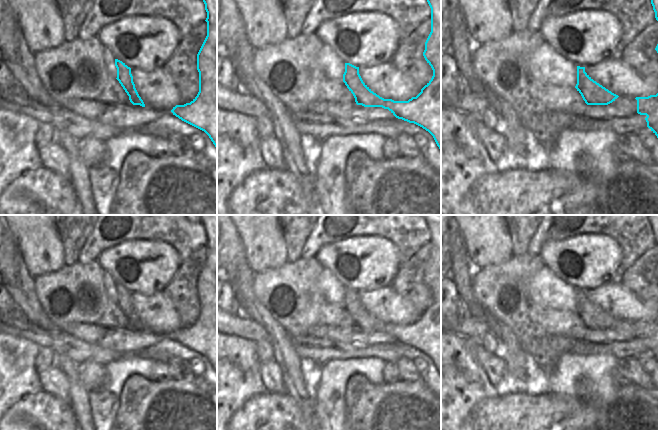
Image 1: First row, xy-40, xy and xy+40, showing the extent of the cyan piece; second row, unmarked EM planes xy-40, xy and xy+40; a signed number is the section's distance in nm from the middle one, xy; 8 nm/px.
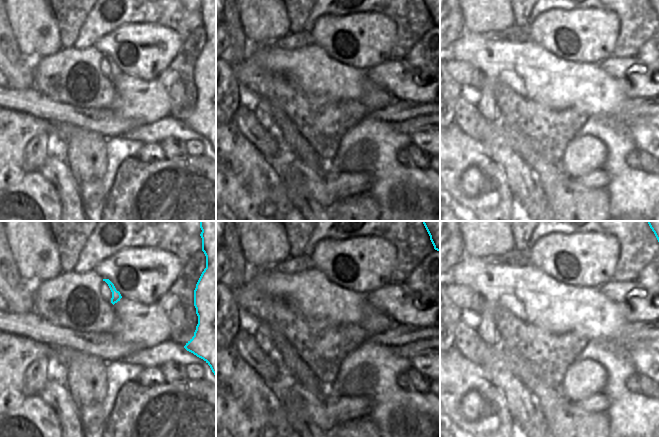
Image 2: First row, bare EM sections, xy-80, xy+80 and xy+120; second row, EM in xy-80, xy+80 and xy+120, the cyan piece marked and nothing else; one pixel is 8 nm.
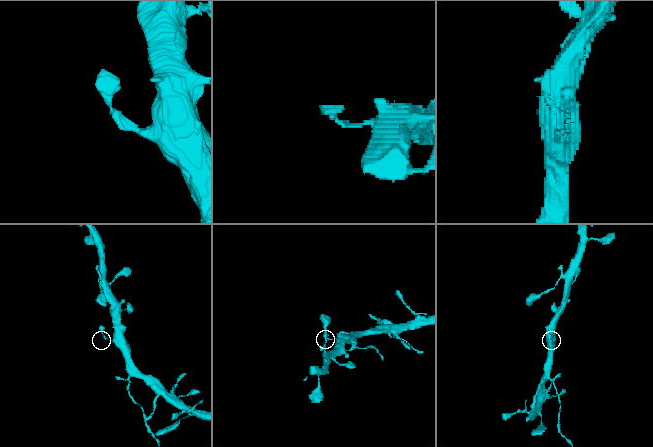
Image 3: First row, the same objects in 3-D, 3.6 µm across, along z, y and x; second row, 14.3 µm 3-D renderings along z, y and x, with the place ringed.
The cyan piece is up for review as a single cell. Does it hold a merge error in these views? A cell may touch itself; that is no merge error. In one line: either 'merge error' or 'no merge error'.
no merge error

